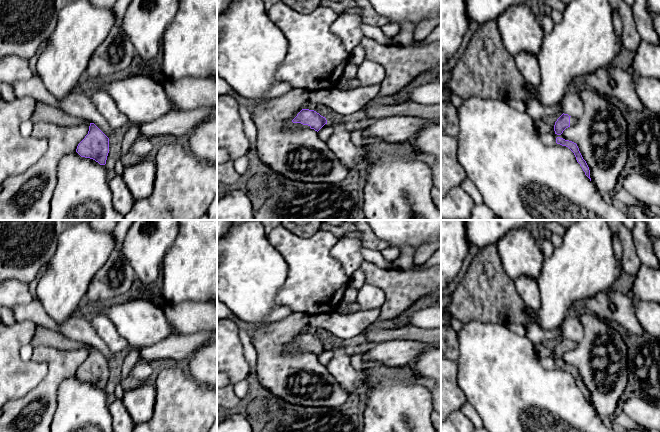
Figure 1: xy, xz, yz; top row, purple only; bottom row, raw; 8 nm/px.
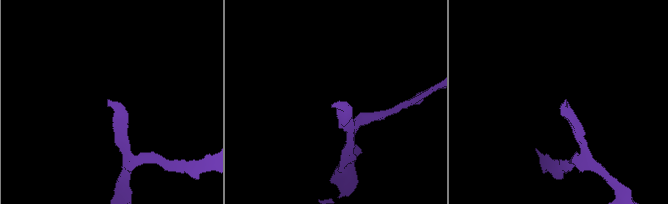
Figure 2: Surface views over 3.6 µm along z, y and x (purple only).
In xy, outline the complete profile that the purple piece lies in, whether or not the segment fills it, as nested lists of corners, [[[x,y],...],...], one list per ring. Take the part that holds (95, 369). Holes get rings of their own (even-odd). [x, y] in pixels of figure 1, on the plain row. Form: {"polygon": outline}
{"polygon": [[[90,347],[88,358],[78,368],[76,376],[105,389],[109,377],[109,362],[94,348]]]}

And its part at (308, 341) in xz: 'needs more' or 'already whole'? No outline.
needs more

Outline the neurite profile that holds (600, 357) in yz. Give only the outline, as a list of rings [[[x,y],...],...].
[[[585,311],[580,318],[584,328],[582,340],[561,359],[557,359],[554,351],[547,348],[545,344],[535,346],[535,352],[539,358],[553,357],[556,362],[560,361],[576,367],[589,391],[592,407],[602,418],[610,421],[616,415],[618,401],[628,382],[626,344],[619,332],[593,313]]]

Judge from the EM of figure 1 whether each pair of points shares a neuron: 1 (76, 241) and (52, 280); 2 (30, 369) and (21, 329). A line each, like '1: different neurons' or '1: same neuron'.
1: same neuron
2: same neuron

